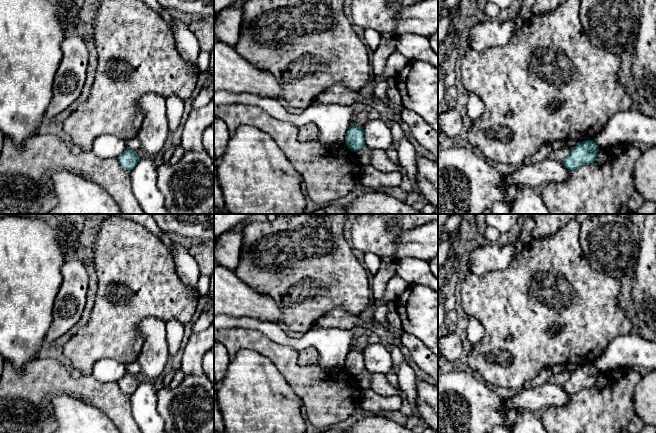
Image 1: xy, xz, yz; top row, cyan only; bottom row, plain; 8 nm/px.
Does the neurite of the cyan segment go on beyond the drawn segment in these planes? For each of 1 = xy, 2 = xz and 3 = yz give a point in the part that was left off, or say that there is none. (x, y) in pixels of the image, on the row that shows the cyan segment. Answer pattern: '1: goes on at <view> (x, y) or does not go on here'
1: does not go on here
2: does not go on here
3: does not go on here

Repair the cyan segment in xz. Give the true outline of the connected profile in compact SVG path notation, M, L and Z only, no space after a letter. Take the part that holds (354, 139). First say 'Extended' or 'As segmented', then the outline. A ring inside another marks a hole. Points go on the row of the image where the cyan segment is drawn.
As segmented. M351 123L346 132L345 144L353 152L362 148L365 145L363 127L356 127Z

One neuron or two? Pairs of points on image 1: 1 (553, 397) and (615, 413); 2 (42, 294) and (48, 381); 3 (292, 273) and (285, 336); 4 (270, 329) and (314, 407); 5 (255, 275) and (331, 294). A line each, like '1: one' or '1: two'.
1: two
2: two
3: two
4: two
5: one

